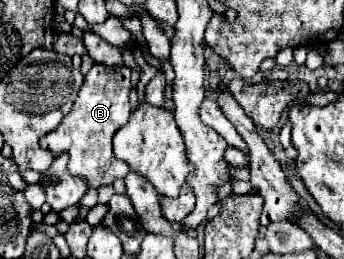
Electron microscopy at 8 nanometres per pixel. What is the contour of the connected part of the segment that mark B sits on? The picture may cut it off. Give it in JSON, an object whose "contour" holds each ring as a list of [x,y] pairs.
{"contour":[[[96,63],[84,77],[84,85],[78,91],[72,111],[62,119],[62,123],[54,131],[50,131],[48,135],[40,139],[40,145],[52,151],[54,155],[62,151],[68,153],[70,155],[68,171],[72,175],[84,177],[88,185],[94,189],[100,185],[112,185],[114,179],[126,177],[130,173],[128,165],[124,165],[124,161],[116,159],[112,153],[112,137],[122,125],[128,123],[128,117],[132,111],[130,75],[132,75],[132,69],[128,65],[108,67],[108,65]]]}

